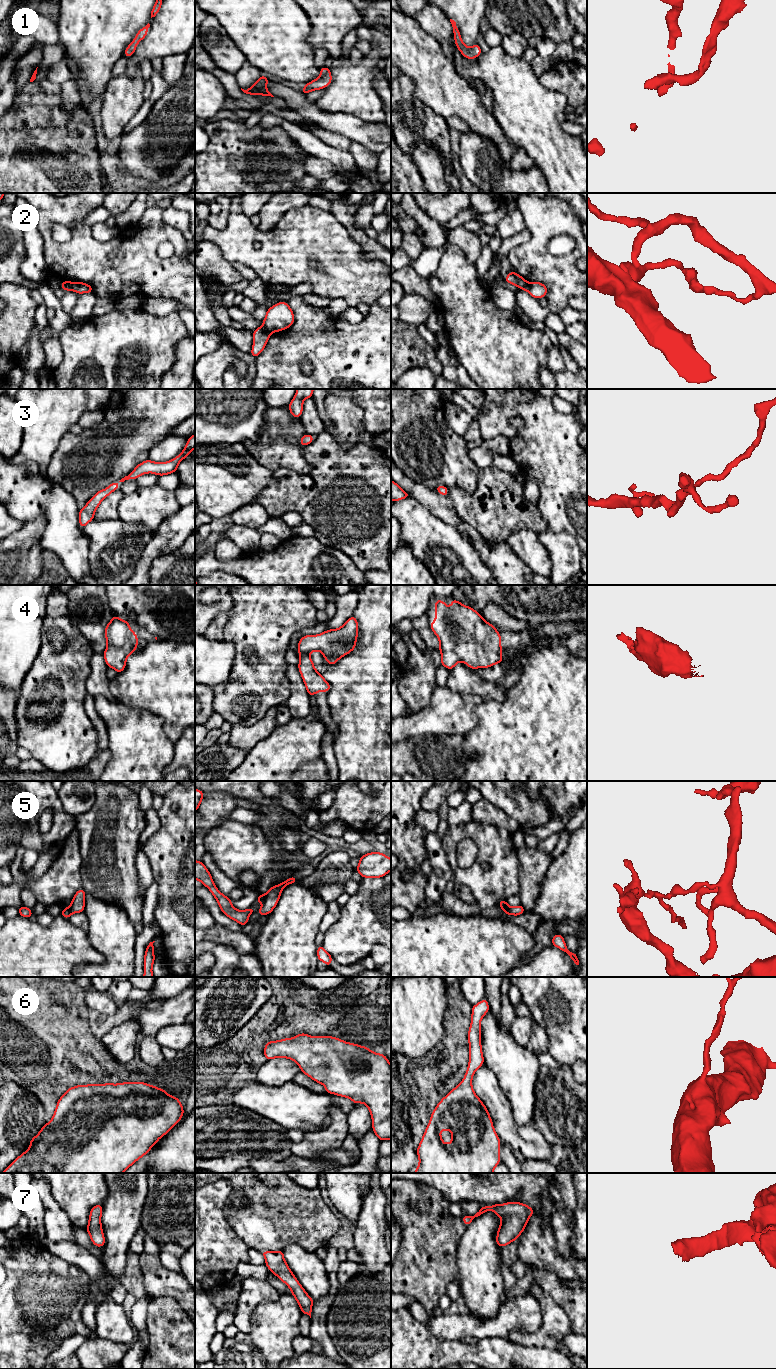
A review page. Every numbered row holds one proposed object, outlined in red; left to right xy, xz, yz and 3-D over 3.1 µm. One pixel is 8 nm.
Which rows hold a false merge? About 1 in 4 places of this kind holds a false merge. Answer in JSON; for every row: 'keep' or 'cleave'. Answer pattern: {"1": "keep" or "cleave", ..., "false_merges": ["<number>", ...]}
{"1": "keep", "2": "cleave", "3": "keep", "4": "keep", "5": "cleave", "6": "keep", "7": "keep", "false_merges": ["2", "5"]}

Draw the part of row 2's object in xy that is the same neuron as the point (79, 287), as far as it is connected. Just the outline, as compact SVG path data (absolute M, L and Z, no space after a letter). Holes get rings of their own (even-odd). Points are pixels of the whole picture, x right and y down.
M66 281L66 282L67 282L70 290L73 290L77 294L94 292L93 288L87 283L70 282L70 281Z

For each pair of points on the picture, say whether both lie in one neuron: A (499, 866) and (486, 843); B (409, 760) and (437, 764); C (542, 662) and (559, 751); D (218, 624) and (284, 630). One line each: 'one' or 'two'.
A: one
B: one
C: one
D: two

